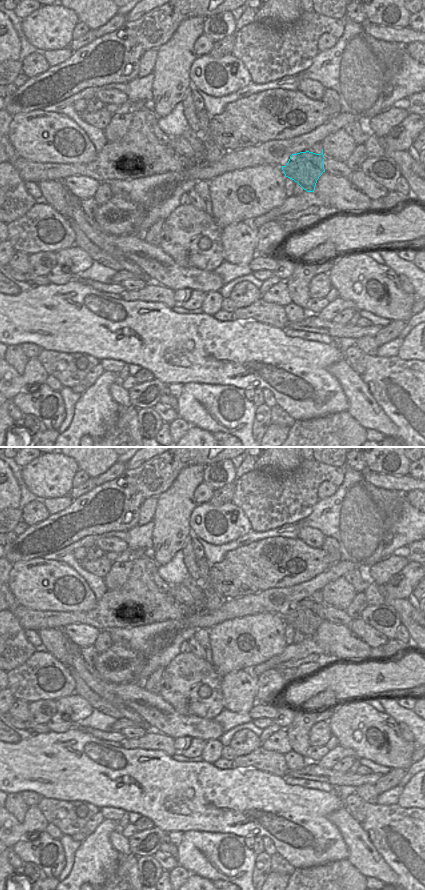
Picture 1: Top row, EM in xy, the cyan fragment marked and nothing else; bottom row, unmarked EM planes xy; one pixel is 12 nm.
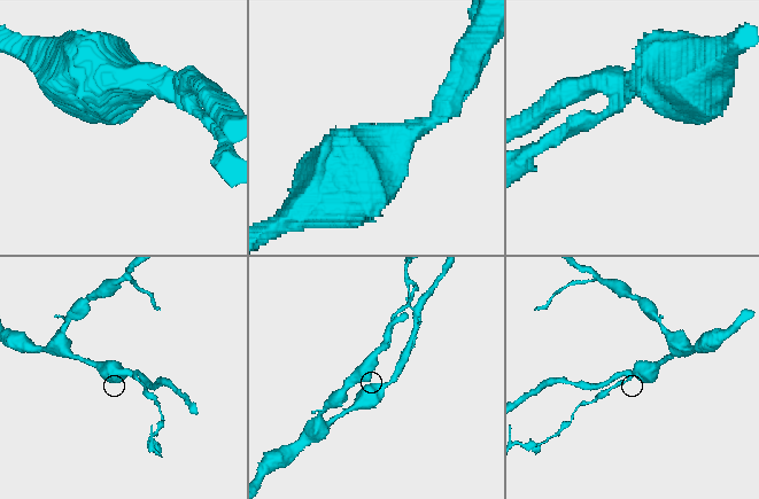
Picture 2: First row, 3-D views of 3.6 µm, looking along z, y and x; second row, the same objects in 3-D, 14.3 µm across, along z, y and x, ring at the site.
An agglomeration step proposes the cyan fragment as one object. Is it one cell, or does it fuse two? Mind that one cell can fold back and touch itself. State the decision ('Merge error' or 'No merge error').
Merge error.

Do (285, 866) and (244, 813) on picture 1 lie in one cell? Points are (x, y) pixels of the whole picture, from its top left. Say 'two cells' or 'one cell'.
one cell

